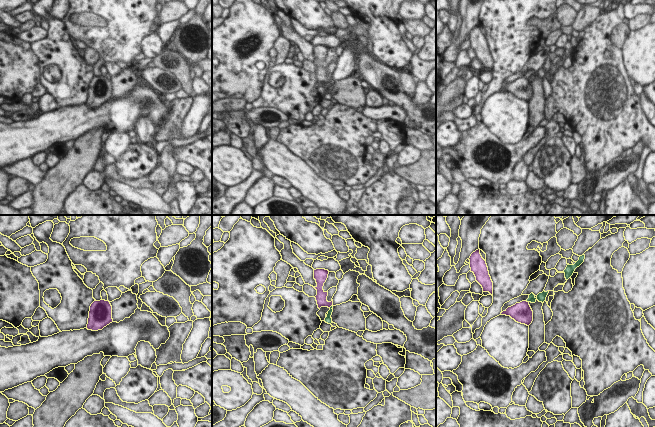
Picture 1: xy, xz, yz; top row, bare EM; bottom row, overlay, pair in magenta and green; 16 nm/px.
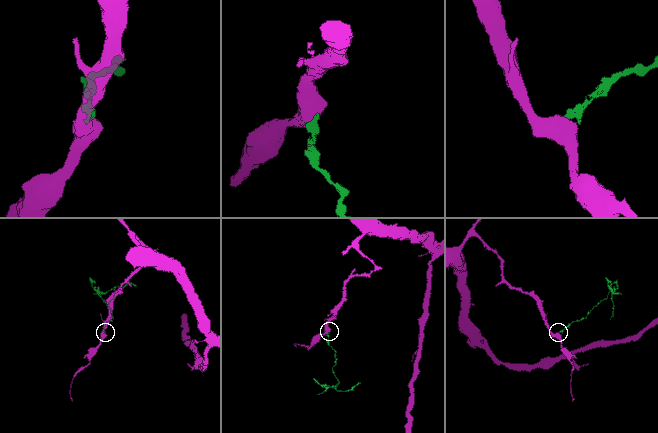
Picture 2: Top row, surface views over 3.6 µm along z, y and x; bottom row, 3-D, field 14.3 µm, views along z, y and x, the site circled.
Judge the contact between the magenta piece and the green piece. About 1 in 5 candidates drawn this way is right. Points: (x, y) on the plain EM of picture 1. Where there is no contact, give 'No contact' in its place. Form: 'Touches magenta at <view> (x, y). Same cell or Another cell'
Touches magenta at xz (330, 82). Another cell.

